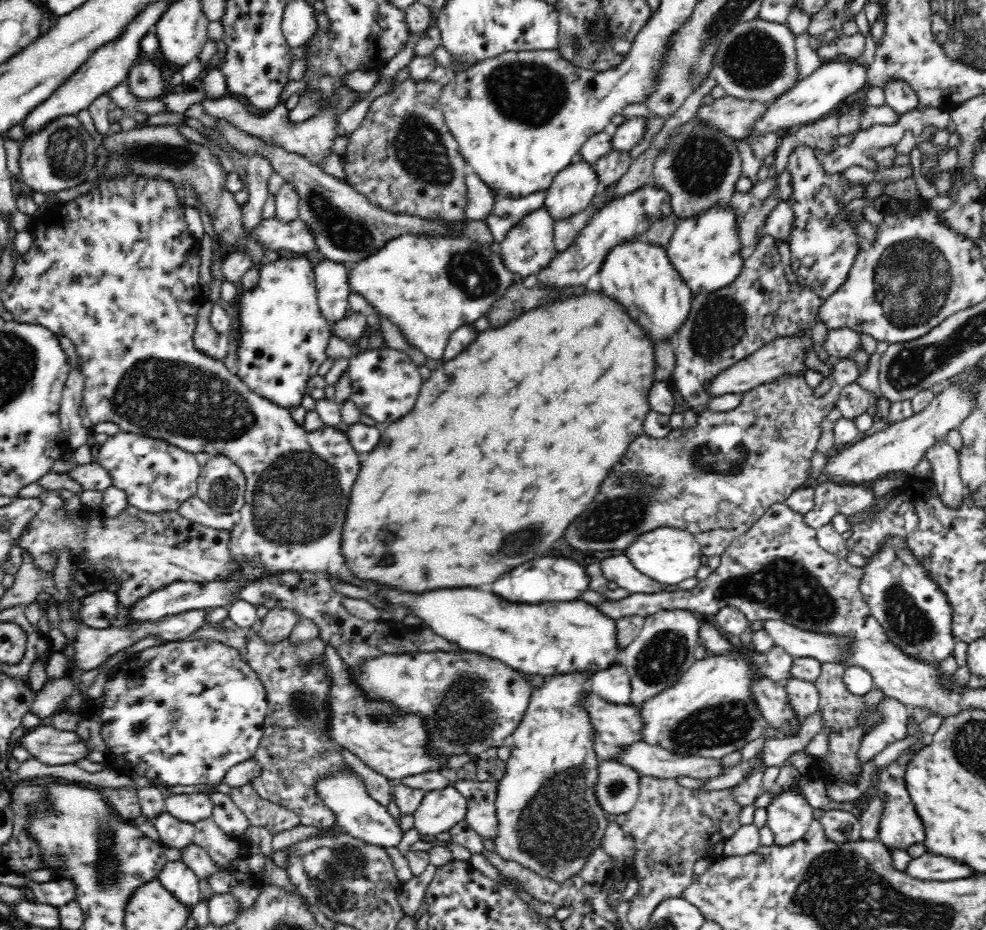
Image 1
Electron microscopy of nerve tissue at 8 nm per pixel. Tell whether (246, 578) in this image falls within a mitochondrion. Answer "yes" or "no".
no

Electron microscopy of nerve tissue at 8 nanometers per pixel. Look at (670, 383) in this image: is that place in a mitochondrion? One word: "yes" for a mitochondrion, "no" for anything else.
no

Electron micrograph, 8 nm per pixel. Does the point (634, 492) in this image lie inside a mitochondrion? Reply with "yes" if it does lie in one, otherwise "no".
yes

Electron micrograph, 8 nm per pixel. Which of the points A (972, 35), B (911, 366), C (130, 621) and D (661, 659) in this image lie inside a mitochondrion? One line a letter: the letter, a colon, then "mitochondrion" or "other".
A: mitochondrion
B: mitochondrion
C: other
D: mitochondrion

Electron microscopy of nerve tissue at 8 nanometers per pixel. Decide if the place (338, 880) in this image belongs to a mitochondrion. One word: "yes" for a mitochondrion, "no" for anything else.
yes

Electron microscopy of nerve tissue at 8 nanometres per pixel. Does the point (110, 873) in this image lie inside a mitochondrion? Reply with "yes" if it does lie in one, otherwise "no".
yes

